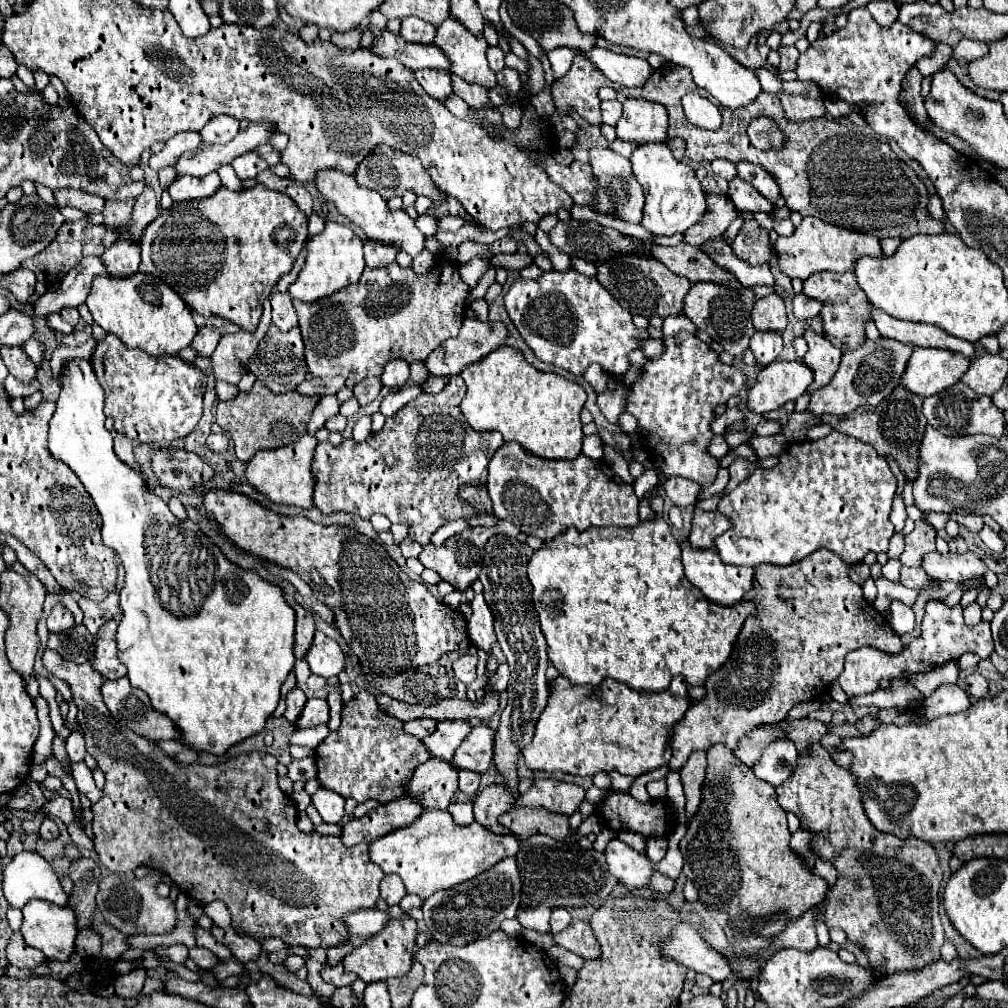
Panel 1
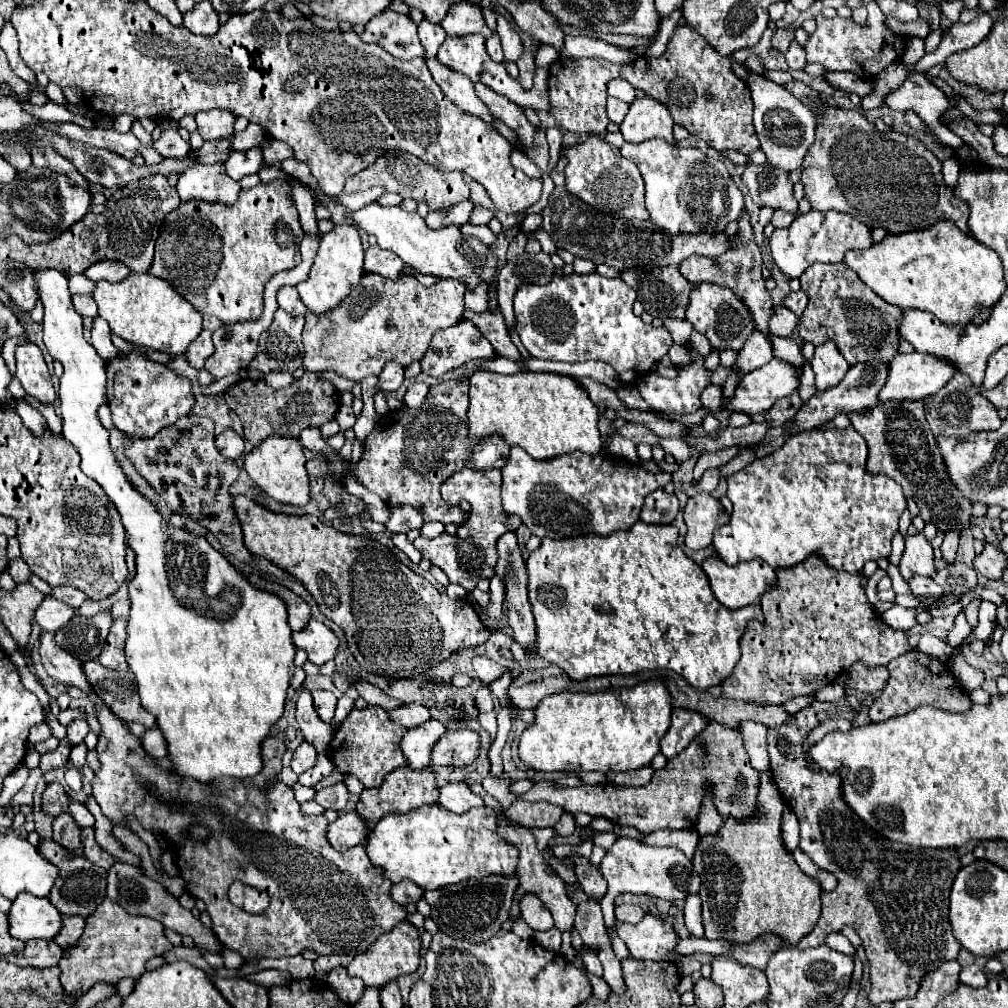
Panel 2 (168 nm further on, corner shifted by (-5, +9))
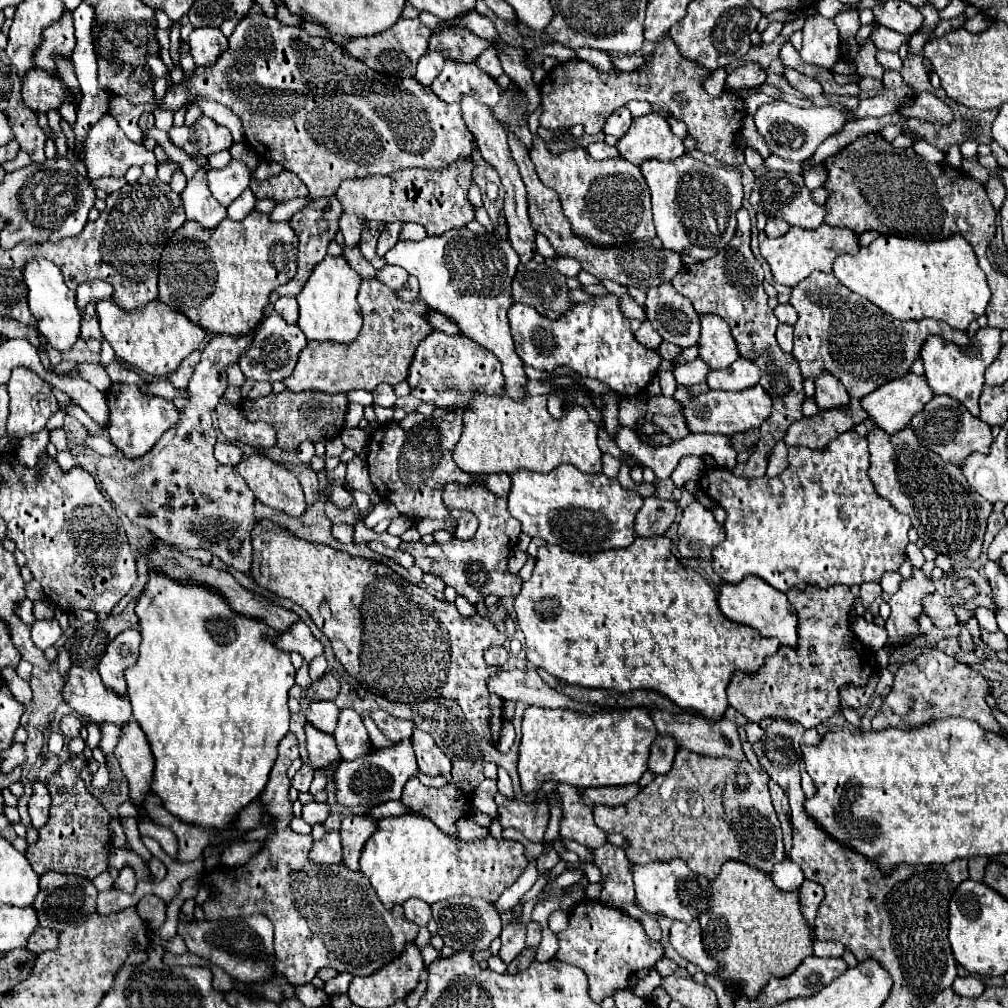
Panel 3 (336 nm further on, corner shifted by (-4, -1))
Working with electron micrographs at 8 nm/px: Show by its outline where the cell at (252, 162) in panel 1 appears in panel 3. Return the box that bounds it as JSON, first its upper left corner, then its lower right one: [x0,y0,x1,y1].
[205,160,251,208]

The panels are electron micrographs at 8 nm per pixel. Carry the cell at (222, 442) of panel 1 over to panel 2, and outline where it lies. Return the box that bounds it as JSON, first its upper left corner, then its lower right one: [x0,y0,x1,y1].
[216,430,244,458]

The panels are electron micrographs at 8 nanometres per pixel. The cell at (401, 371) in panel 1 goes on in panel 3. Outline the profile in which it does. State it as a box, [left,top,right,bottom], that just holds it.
[373,384,397,406]

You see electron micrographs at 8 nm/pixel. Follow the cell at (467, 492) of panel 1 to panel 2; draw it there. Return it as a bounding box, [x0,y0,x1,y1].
[414,468,522,592]

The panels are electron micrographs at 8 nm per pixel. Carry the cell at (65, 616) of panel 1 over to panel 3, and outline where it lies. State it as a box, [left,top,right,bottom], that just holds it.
[31,620,61,650]

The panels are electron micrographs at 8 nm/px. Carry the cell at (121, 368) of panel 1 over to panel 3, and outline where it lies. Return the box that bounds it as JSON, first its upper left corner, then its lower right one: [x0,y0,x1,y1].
[105,384,179,460]

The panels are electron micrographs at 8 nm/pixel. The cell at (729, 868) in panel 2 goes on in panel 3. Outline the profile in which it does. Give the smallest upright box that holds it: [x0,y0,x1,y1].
[699,862,813,998]

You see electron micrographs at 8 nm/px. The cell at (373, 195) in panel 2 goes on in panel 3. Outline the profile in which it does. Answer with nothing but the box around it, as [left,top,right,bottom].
[269,198,311,222]

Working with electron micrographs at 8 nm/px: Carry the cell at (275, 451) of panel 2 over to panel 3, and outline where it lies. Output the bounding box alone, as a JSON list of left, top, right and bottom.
[237,454,305,518]

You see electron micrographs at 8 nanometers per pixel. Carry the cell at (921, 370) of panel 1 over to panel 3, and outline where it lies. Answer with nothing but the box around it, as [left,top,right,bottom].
[861,374,933,434]

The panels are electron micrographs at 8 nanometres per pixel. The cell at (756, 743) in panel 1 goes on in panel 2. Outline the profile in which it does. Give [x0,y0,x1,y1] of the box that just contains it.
[482,722,758,834]

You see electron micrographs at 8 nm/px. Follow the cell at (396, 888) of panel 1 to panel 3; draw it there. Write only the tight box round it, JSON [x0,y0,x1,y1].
[403,900,433,926]

